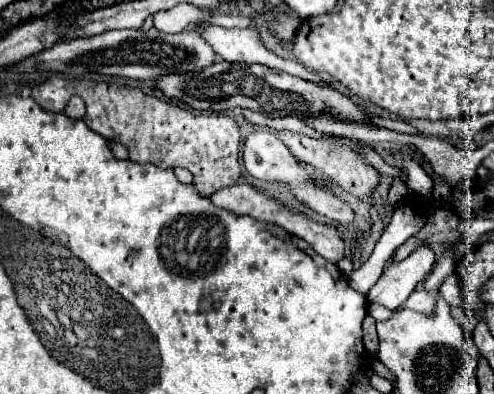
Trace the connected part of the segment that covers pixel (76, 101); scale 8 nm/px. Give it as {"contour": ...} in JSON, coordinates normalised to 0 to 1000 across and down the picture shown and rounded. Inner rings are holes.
{"contour":[[[148,241],[144,251],[140,251],[140,261],[136,261],[136,272],[132,272],[132,287],[144,297],[144,302],[164,302],[172,294],[174,269],[168,261],[168,251],[164,246],[156,246],[156,241]]]}

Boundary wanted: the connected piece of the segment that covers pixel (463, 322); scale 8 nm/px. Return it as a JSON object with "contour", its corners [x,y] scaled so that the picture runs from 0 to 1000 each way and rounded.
{"contour":[[[913,779],[913,799],[917,810],[925,810],[925,820],[937,830],[937,845],[945,850],[945,860],[957,860],[957,835],[962,835],[962,820],[966,820],[966,805],[945,794],[941,784],[933,779]]]}

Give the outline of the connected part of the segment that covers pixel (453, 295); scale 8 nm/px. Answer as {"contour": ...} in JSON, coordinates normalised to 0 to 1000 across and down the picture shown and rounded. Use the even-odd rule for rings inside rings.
{"contour":[[[921,693],[909,698],[909,703],[897,713],[889,744],[893,744],[893,754],[897,754],[909,774],[933,774],[937,759],[933,759],[933,718],[929,718],[929,703],[921,703]]]}

